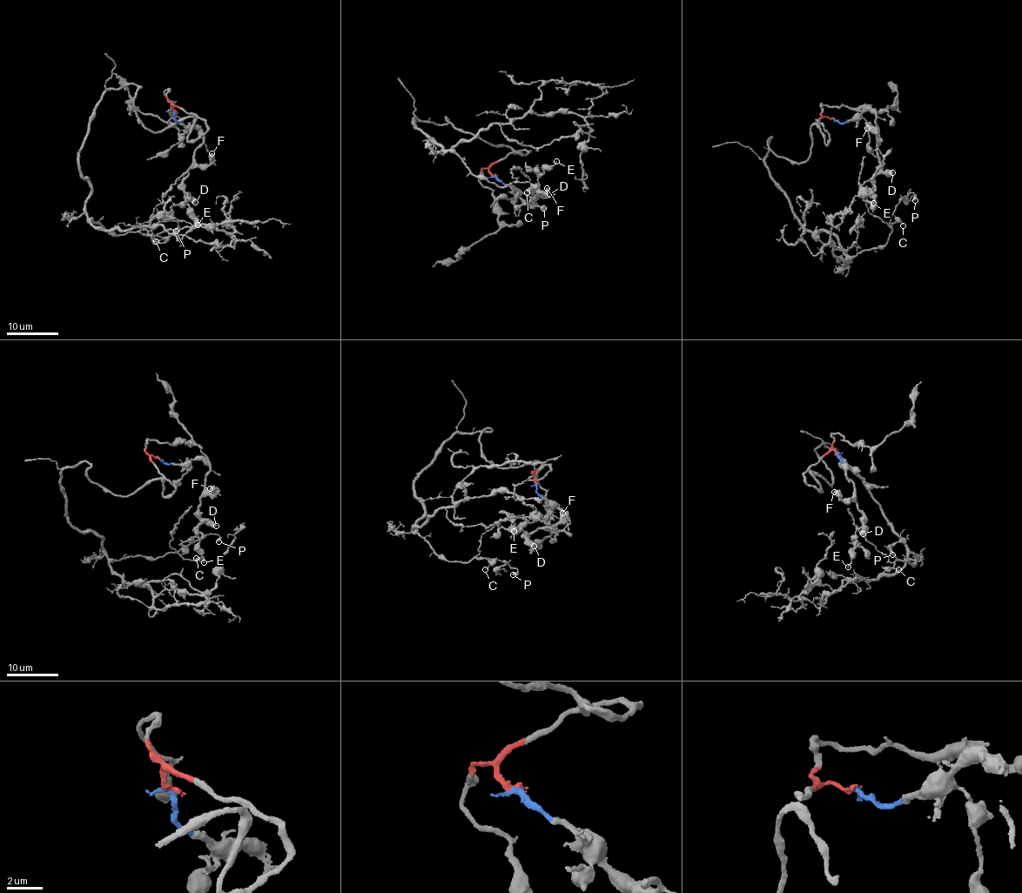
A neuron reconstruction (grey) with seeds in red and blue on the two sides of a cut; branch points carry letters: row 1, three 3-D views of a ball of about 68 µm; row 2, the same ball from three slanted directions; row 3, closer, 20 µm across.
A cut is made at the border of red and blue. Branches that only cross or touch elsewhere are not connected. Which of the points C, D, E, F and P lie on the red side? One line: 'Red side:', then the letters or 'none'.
Red side: C, P

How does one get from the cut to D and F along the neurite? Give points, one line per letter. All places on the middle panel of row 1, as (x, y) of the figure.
D: (493, 175), (515, 188), (526, 202), (535, 204), (535, 203), (532, 204), (534, 198), (531, 191), (550, 194)
F: (493, 175), (515, 188), (529, 203), (536, 204), (532, 204), (534, 198), (547, 192), (547, 188)

